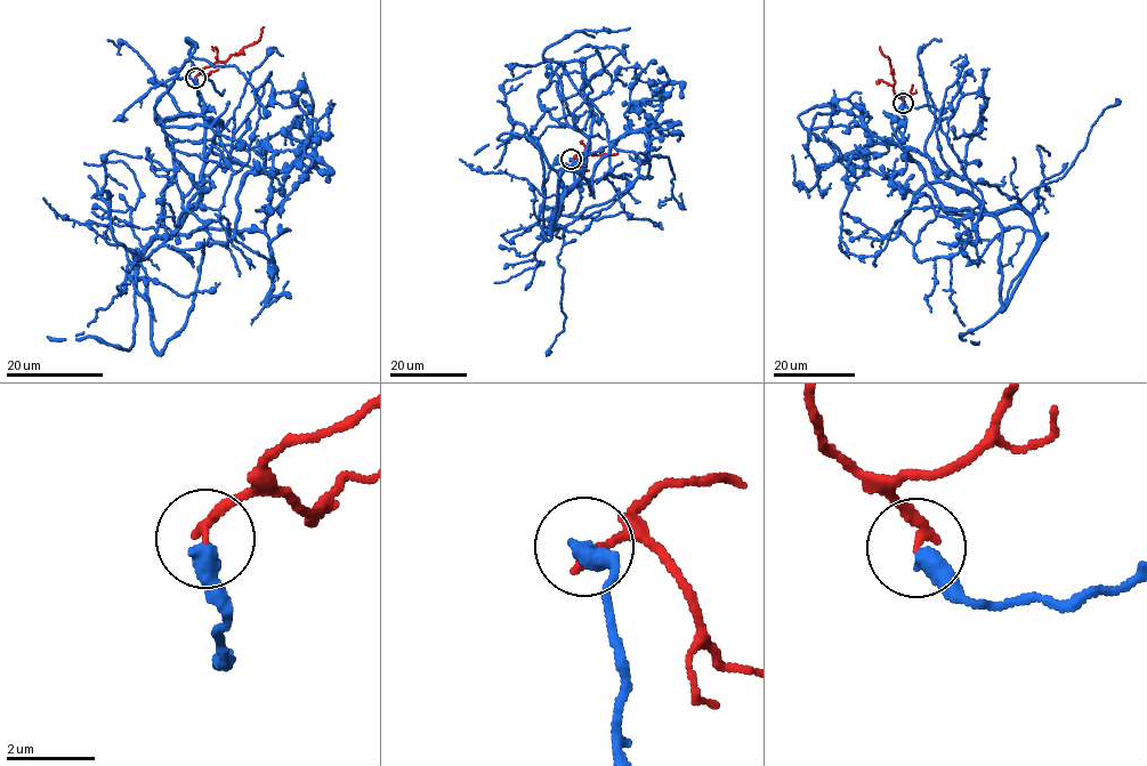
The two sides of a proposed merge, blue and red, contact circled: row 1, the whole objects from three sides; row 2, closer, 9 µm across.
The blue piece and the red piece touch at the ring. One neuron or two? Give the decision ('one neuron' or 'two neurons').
two neurons

